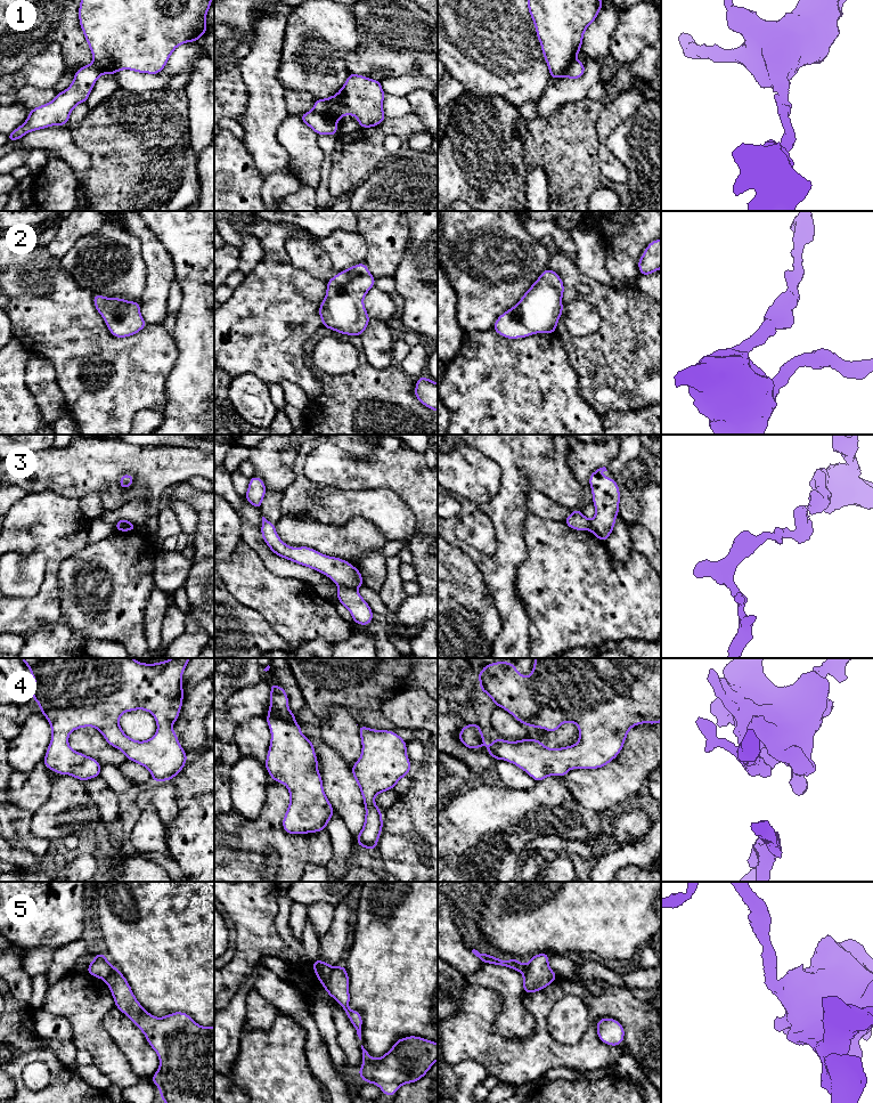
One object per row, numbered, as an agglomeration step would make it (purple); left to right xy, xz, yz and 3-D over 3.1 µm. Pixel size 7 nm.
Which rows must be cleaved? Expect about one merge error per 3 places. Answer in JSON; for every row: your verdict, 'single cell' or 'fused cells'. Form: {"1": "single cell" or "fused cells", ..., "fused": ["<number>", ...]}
{"1": "fused cells", "2": "single cell", "3": "fused cells", "4": "single cell", "5": "fused cells", "fused": ["1", "3", "5"]}

